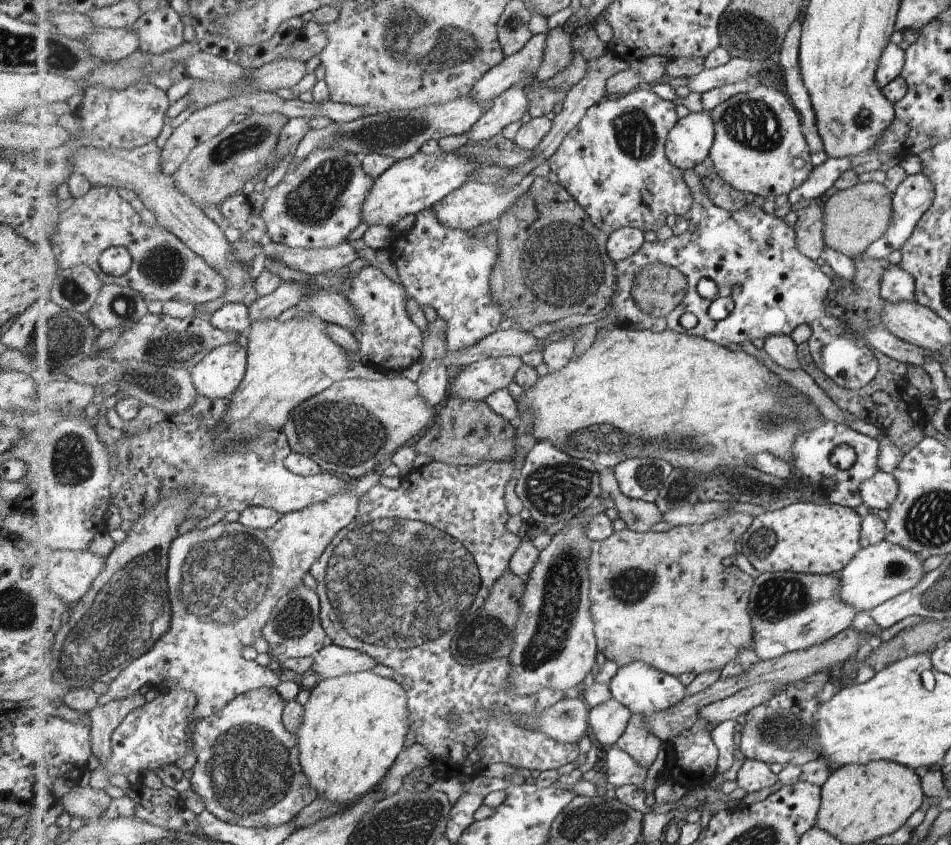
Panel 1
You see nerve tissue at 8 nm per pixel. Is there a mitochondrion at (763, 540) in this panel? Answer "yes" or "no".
yes

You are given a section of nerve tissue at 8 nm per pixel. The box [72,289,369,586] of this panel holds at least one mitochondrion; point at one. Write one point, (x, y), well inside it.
(176, 347)

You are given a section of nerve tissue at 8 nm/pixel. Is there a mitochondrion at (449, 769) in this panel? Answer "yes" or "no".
no

